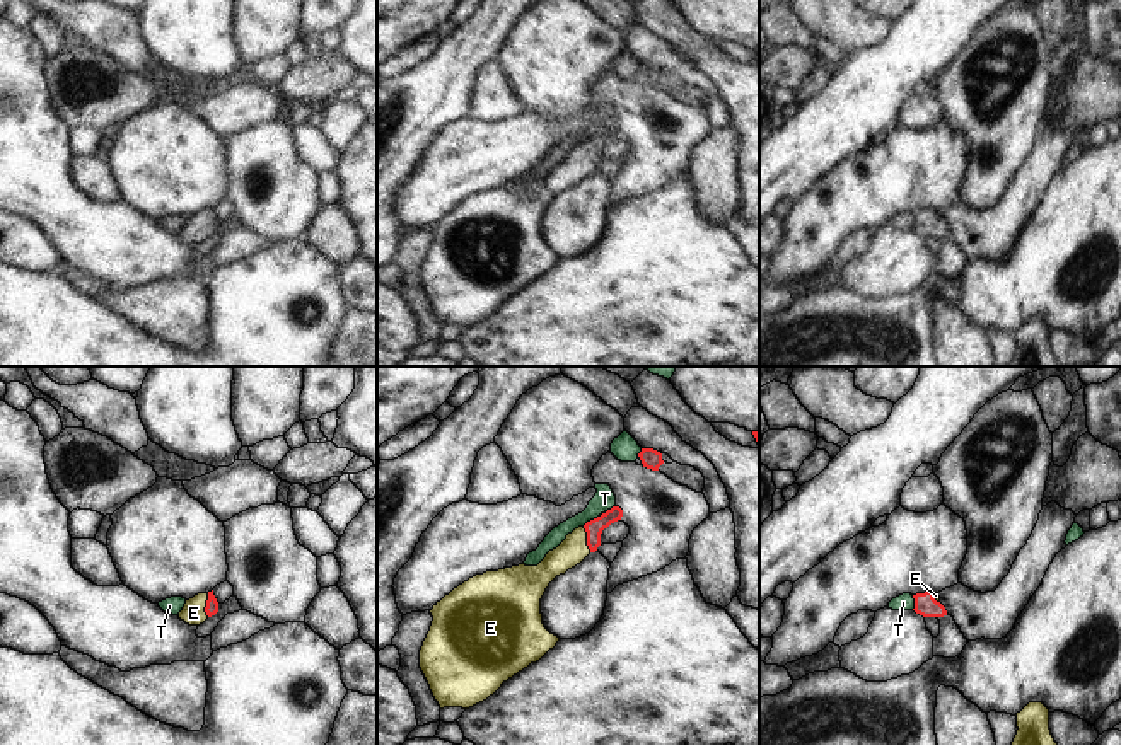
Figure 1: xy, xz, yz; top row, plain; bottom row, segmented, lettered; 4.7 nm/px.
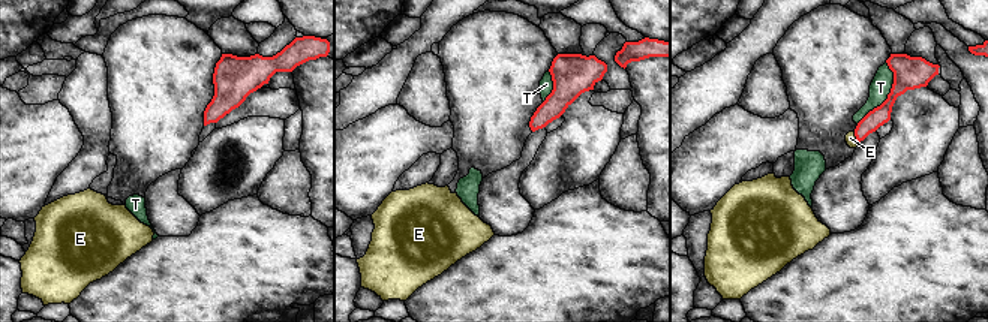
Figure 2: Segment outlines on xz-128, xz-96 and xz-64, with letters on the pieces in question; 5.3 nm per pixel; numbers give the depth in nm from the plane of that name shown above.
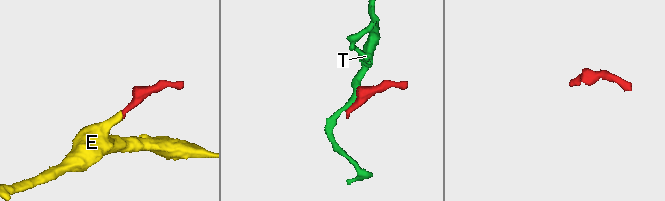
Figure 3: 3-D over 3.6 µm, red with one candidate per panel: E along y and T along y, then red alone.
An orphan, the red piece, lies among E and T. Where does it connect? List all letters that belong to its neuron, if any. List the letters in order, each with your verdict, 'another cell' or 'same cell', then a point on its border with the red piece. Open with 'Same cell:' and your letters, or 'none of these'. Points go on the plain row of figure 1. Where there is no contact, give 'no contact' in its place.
Same cell: E
E: same cell | xz (587, 157)
T: another cell | xz (591, 138)

